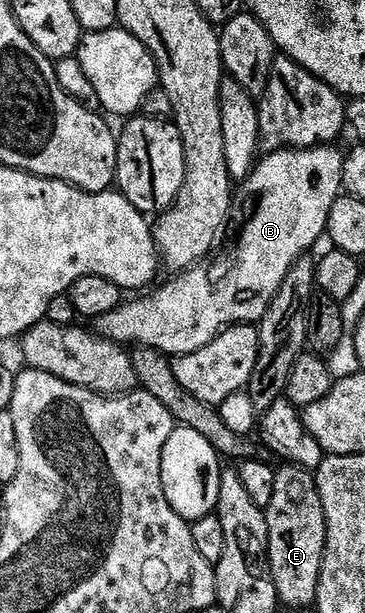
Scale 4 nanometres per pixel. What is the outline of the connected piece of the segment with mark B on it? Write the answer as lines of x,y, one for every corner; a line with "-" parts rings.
331,144
284,148
260,157
250,176
242,183
243,191
237,194
238,201
239,198
243,201
243,223
231,246
223,251
220,249
206,264
192,266
190,270
172,277
175,279
165,283
152,298
139,298
136,302
127,300
115,310
105,312
94,319
94,333
115,343
135,342
131,344
136,347
148,346
168,356
182,356
205,348
205,344
212,342
229,326
255,324
262,320
295,262
310,251
322,233
327,232
329,212
343,190
345,154
335,148

